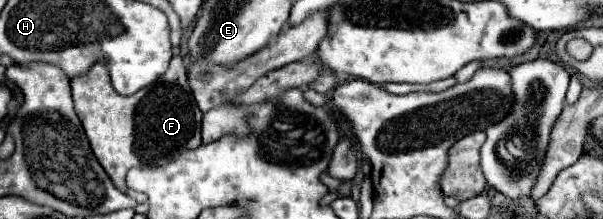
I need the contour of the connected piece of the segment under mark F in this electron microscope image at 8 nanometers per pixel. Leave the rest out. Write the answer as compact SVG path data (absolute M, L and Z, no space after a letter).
M183 57L171 59L169 71L157 83L137 91L135 95L119 95L109 79L105 61L99 61L83 75L71 79L75 111L83 123L91 149L115 187L127 193L125 175L131 167L145 167L149 163L169 163L177 155L197 149L201 145L201 111L195 103L187 81L187 67Z

